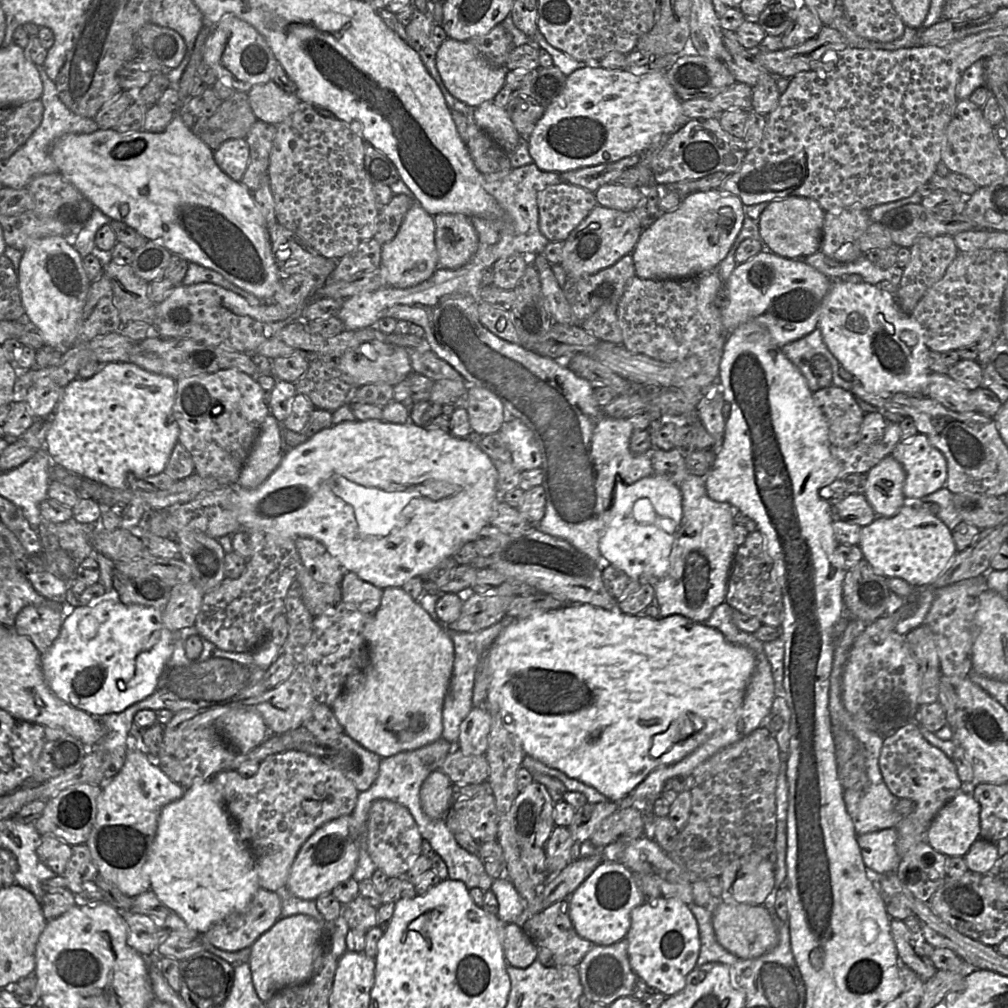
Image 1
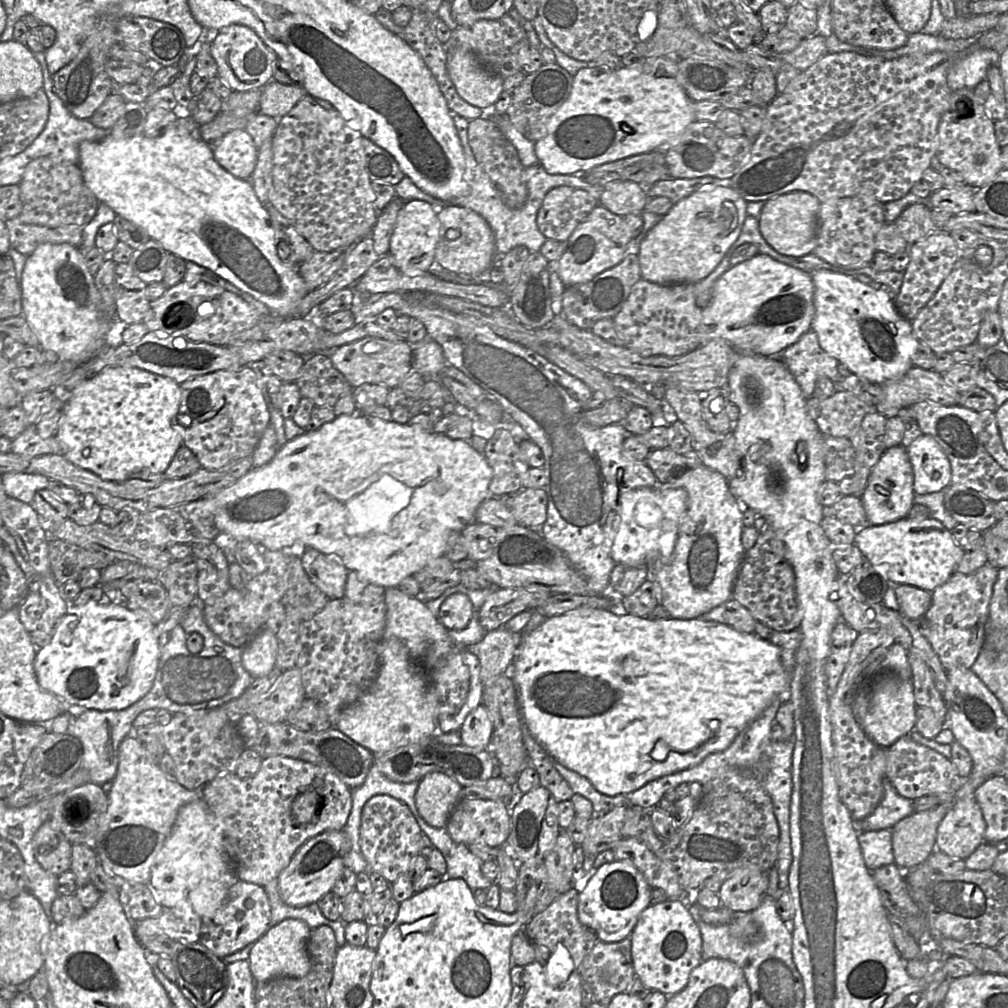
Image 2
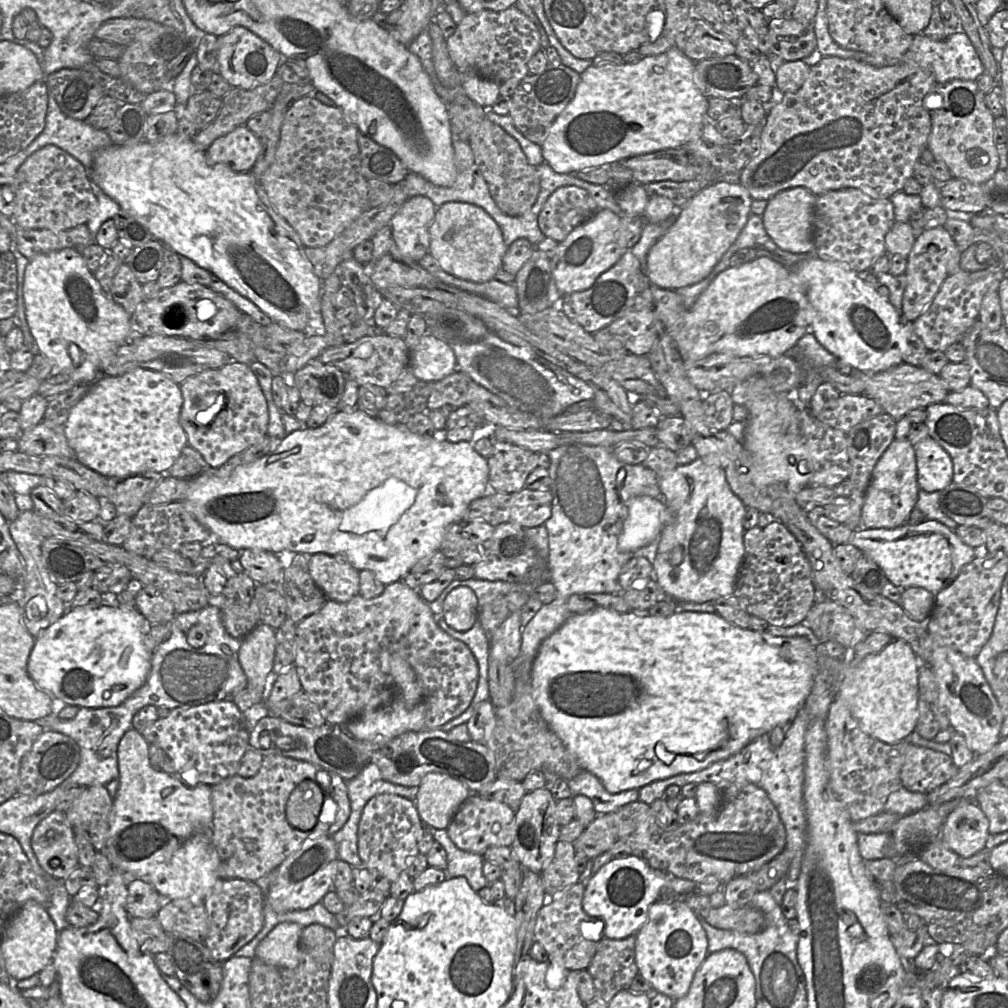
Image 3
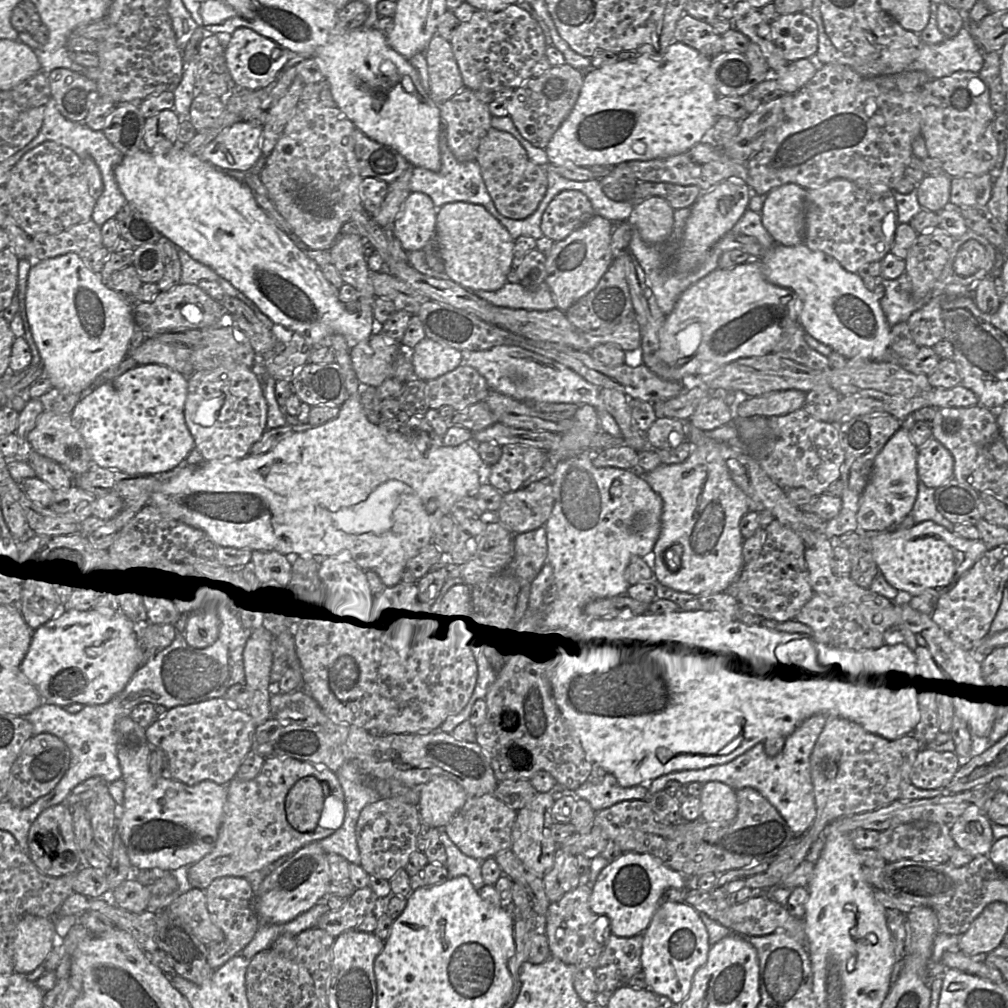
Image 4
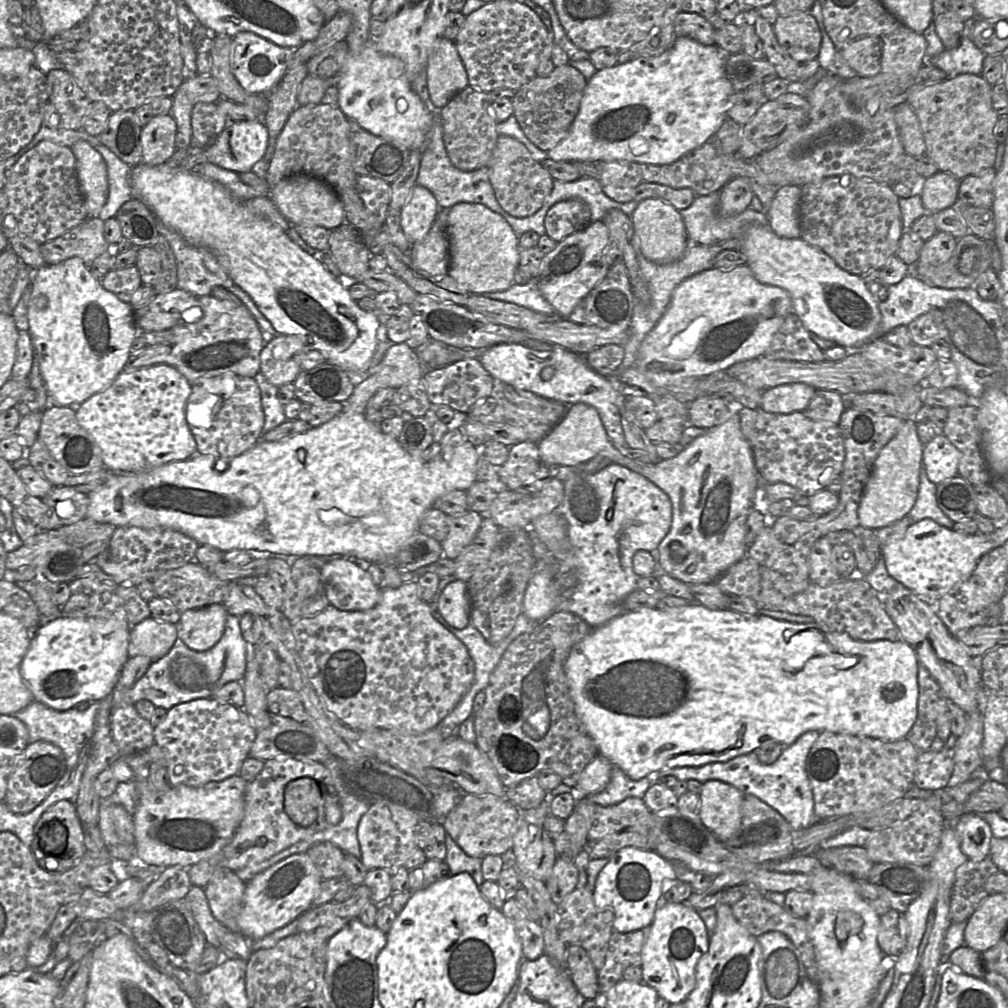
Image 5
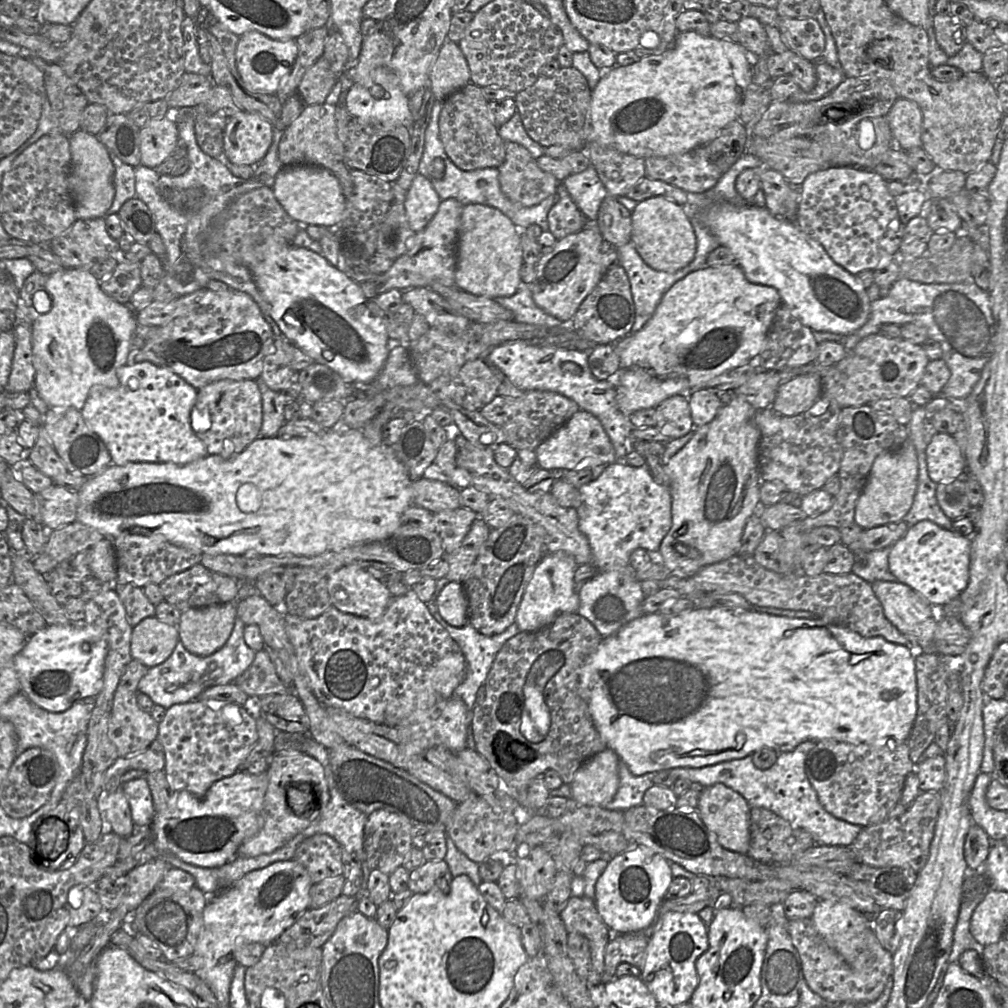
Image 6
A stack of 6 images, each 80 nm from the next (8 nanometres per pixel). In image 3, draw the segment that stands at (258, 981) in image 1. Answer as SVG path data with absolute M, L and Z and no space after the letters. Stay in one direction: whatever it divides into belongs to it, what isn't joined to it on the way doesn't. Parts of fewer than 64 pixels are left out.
M281 922L258 944L255 958L288 969L299 965L299 941L303 927L295 922Z

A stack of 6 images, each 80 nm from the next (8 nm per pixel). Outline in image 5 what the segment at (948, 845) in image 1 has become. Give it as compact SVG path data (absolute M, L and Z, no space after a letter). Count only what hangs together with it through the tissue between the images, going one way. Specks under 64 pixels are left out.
M978 814L962 815L954 824L960 847L974 862L989 857L992 832L988 823Z

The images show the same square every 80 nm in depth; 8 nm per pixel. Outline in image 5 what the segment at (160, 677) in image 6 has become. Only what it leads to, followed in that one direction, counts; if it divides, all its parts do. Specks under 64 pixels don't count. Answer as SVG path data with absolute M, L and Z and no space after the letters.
M228 613L221 639L208 650L192 650L178 637L170 651L153 660L145 674L129 689L130 703L146 699L156 707L169 710L177 704L211 697L228 682L242 682L246 670L246 650L247 642L241 633L239 617Z

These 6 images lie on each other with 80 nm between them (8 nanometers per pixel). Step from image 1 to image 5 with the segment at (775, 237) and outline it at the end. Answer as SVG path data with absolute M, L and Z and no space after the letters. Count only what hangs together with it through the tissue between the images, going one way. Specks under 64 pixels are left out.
M784 185L777 189L766 212L767 225L779 237L799 238L801 236L799 206L801 187Z

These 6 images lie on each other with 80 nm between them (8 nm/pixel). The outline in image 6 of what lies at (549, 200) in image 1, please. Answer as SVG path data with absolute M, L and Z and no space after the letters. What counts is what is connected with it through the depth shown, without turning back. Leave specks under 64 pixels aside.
M563 183L557 188L555 204L547 215L548 231L560 240L567 235L579 232L585 227L587 218L572 201Z

